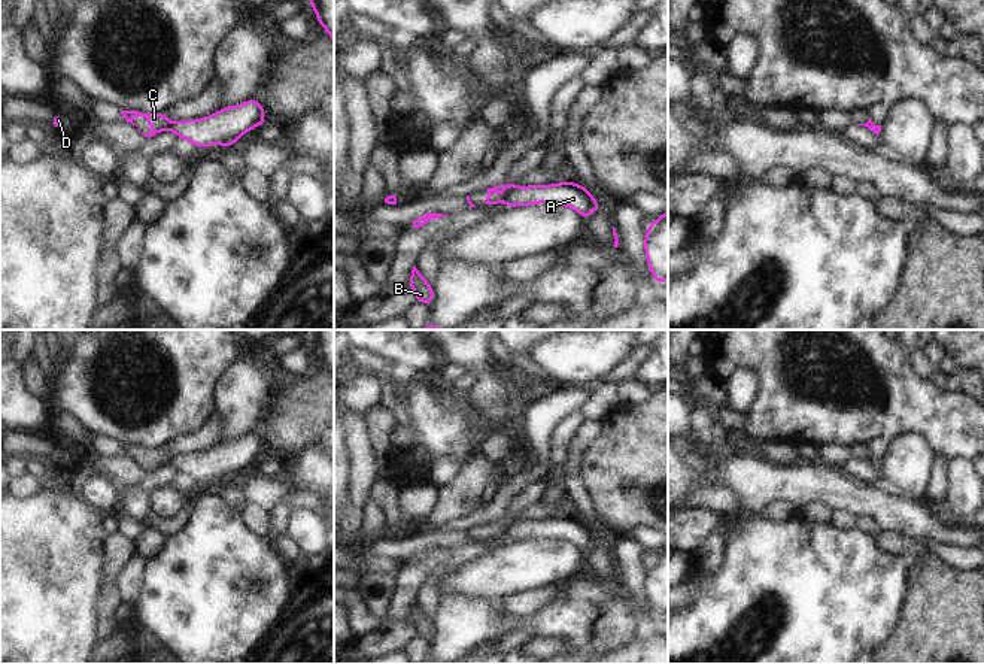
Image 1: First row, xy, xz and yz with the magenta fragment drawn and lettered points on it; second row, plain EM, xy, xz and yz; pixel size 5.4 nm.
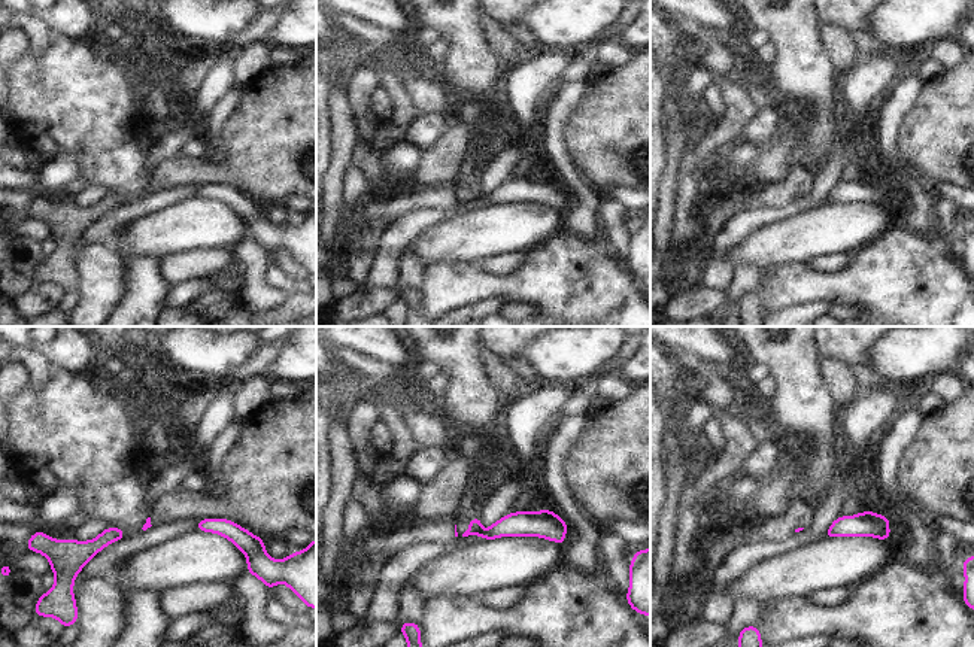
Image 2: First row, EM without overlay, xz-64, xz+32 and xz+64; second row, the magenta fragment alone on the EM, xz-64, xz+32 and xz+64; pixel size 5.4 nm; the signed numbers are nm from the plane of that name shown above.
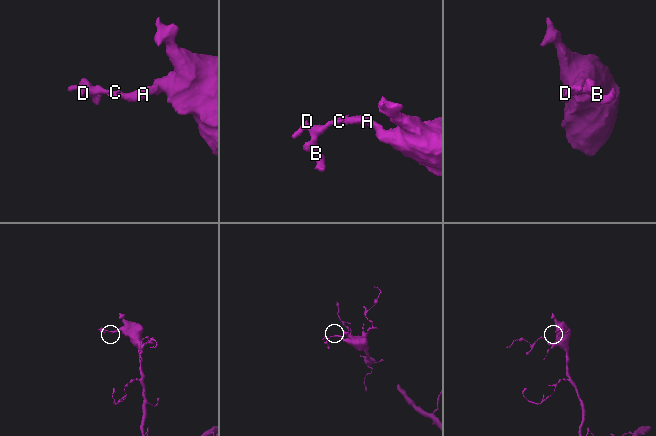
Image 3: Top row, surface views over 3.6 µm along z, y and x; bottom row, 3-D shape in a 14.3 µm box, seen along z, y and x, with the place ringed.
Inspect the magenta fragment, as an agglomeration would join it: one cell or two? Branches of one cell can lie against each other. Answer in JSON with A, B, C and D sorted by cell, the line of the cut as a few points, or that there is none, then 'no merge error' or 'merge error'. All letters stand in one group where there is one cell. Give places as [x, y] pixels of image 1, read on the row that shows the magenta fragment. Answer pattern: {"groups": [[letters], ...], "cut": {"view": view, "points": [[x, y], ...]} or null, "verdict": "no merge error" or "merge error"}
{"groups": [["A"], ["B", "C", "D"]], "cut": {"view": "xz", "points": [[516, 185], [501, 202]]}, "verdict": "merge error"}

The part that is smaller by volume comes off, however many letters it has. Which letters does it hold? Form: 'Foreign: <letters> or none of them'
Foreign: B, C, D

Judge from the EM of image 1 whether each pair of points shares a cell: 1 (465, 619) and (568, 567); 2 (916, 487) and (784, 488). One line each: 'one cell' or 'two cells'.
1: two cells
2: two cells

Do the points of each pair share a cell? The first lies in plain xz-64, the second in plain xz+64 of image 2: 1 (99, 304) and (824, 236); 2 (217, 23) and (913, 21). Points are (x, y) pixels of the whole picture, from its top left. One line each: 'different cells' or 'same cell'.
1: different cells
2: same cell

